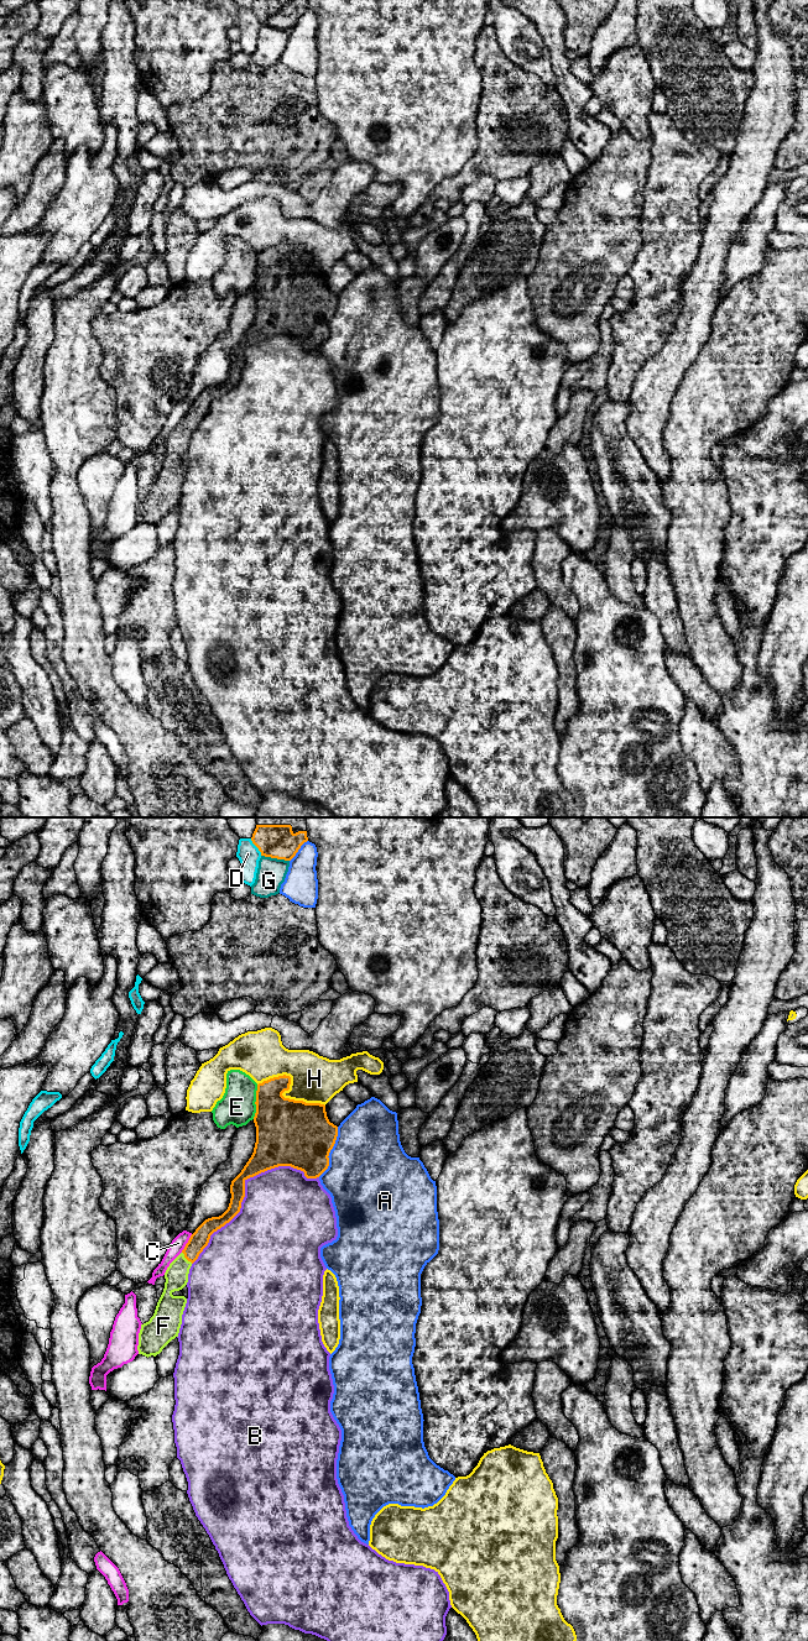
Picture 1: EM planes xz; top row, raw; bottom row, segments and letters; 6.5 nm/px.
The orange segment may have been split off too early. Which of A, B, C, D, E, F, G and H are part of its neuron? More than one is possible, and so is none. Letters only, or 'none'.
F

